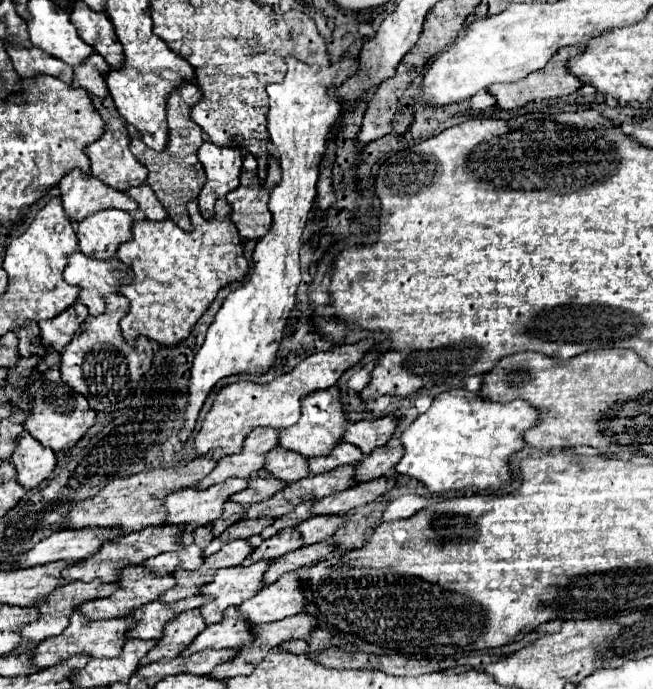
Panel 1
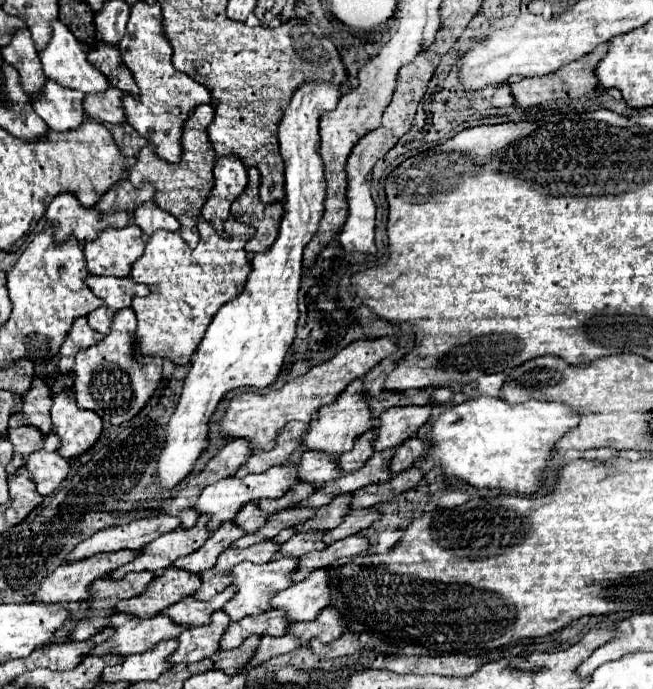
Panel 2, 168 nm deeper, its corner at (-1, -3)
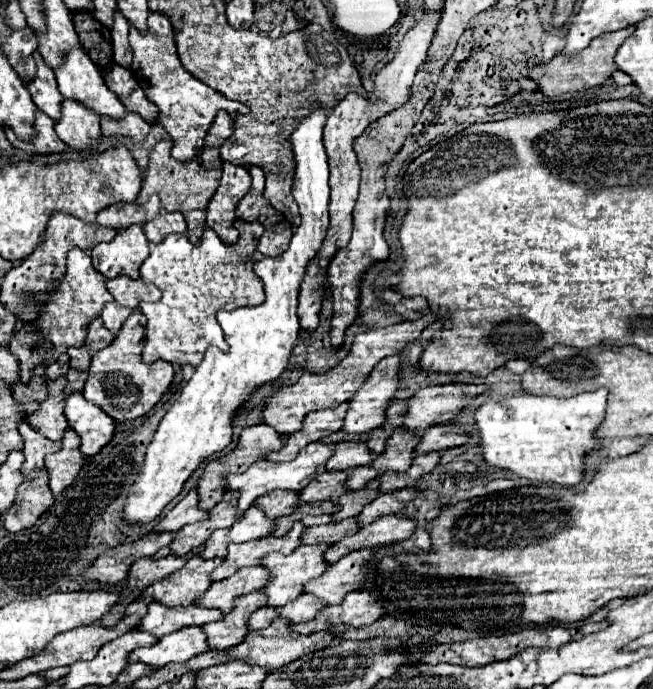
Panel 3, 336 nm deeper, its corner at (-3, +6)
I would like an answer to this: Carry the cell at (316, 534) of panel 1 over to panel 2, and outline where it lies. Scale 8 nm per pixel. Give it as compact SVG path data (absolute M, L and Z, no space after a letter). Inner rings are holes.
M359 509L359 511L349 511L345 517L343 517L343 523L331 531L325 531L323 535L323 543L329 545L331 541L339 541L343 537L349 537L349 535L357 535L359 531L367 529L375 519L379 519L379 511L377 509Z

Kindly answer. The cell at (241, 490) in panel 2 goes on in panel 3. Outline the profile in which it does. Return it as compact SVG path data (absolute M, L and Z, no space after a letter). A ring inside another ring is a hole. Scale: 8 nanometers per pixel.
M313 442L309 446L305 446L301 450L301 454L291 460L291 462L269 462L269 460L257 460L255 464L251 464L245 472L241 474L233 474L227 478L227 488L229 490L239 490L239 508L241 512L245 512L259 496L271 492L271 490L303 490L311 480L315 480L315 476L325 472L325 464L327 460L333 456L335 444L327 444L327 442Z

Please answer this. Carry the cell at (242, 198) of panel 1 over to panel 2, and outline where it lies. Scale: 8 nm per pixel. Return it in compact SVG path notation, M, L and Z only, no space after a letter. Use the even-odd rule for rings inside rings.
M255 167L249 169L249 175L251 175L251 181L247 185L247 191L255 191L257 195L255 197L247 197L245 193L241 197L235 199L235 203L231 205L231 215L247 225L253 225L255 227L255 235L247 241L245 245L245 251L253 251L253 253L259 253L259 251L267 251L267 247L273 245L275 237L277 237L277 229L279 229L279 221L281 221L281 211L283 211L283 205L281 203L261 203L259 199L259 181L261 181L261 175Z

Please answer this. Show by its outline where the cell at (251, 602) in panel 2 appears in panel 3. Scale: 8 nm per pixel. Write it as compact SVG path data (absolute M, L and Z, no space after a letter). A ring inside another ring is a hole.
M301 544L289 556L269 554L263 566L271 570L271 580L263 590L269 598L269 606L283 606L303 594L303 586L309 580L319 578L329 564L325 562L325 552L331 544Z

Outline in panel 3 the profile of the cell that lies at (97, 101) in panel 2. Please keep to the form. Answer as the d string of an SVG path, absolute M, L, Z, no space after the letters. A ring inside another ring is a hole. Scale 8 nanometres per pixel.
M127 112L125 120L109 120L107 116L103 116L101 130L103 130L103 136L125 136L125 138L131 138L133 142L145 142L149 134L149 124L145 124L141 116Z

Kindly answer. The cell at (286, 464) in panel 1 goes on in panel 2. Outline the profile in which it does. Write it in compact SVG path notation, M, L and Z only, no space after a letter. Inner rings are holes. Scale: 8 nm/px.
M305 451L297 463L297 477L305 483L323 485L335 477L341 477L337 467L337 455Z

